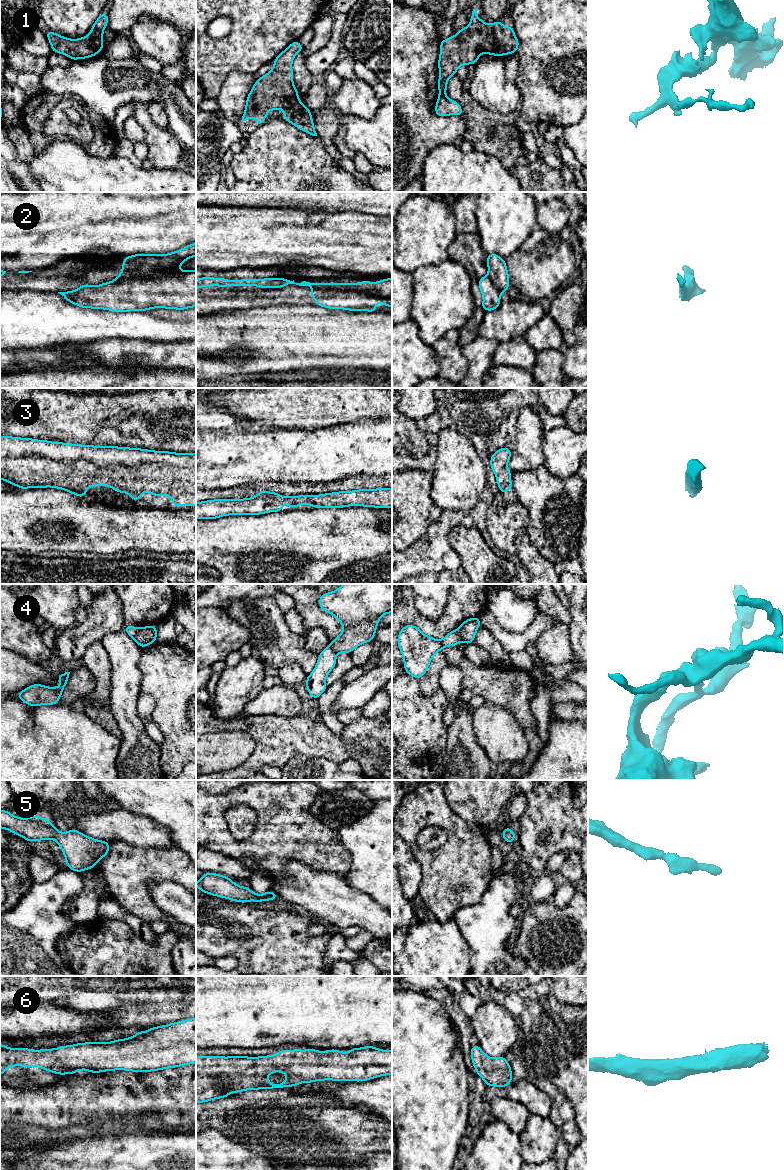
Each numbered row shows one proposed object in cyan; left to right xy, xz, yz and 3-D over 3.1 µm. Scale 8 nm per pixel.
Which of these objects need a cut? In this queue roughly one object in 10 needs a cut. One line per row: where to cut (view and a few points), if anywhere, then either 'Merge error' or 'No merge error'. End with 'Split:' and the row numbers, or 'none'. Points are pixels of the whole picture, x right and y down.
1: No split. No merge error
2: Split along xz (313, 287), (351, 289), (376, 297). Merge error
3: No split. No merge error
4: Split along xy (140, 628), (133, 638). Merge error
5: No split. No merge error
6: No split. No merge error
Split: 2, 4

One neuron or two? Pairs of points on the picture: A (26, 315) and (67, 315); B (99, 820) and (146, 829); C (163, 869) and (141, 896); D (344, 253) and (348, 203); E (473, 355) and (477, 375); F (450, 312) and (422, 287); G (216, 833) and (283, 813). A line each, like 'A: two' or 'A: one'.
A: one
B: one
C: one
D: two
E: one
F: one
G: one

